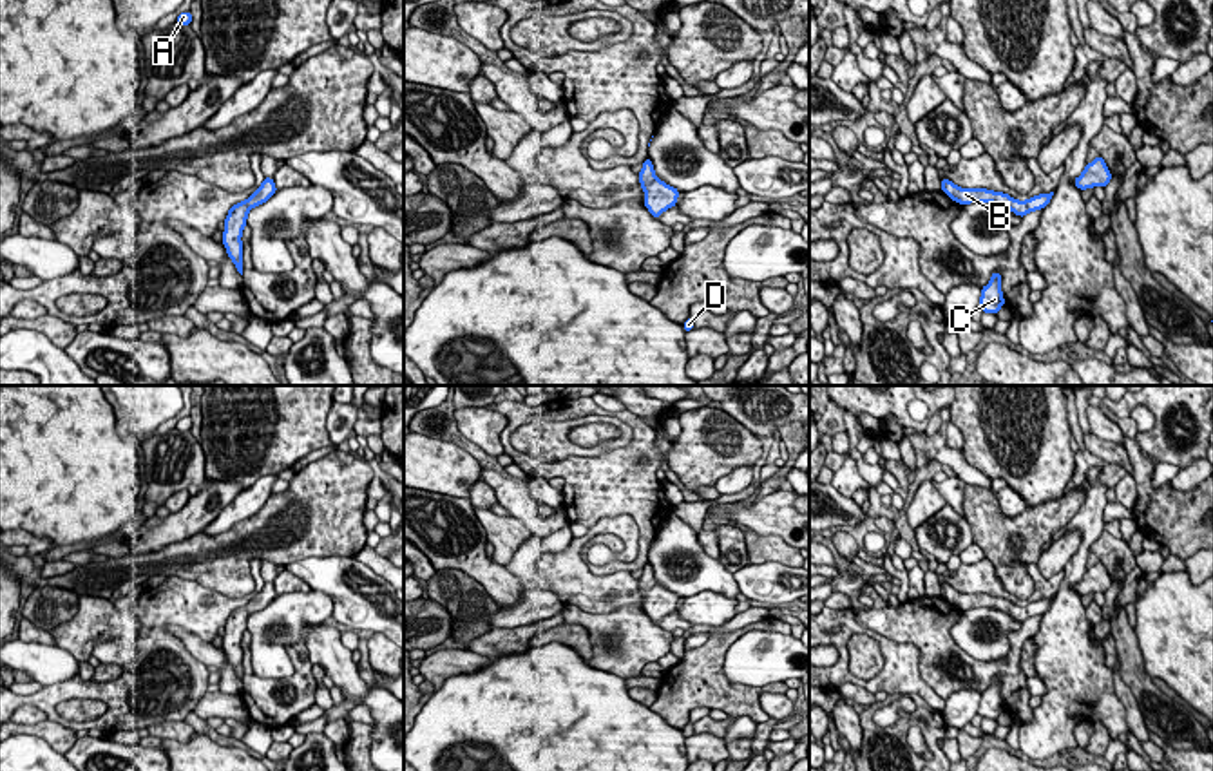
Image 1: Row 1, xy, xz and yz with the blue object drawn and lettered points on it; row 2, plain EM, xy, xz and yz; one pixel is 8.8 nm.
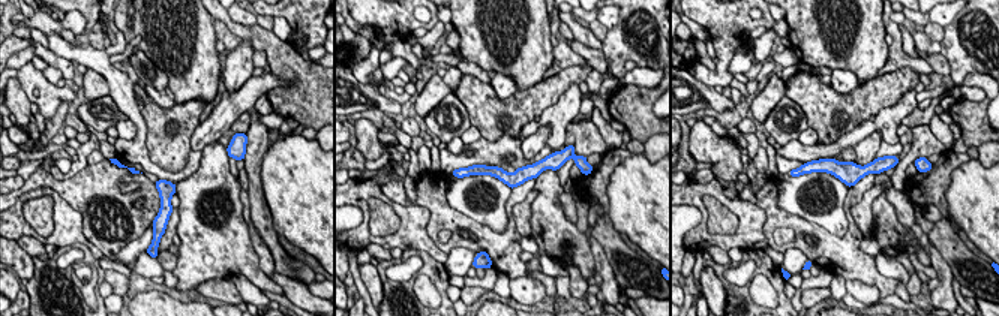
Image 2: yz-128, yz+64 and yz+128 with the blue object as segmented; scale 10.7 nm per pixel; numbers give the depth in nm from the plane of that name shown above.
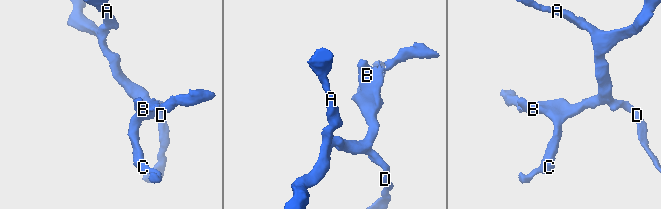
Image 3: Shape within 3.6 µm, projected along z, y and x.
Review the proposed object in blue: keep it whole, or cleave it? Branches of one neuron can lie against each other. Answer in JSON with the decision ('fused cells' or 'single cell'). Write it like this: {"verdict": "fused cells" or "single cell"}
{"verdict": "single cell"}

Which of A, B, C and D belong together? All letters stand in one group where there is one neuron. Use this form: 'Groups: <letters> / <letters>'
Groups: A B C D

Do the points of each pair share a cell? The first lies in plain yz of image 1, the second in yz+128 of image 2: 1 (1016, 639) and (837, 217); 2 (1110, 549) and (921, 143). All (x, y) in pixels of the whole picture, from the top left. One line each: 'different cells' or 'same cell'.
1: different cells
2: same cell

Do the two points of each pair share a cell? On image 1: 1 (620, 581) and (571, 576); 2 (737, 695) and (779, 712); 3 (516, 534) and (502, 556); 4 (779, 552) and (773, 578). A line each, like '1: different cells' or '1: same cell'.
1: same cell
2: different cells
3: same cell
4: different cells

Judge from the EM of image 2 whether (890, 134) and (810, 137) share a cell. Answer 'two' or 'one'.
two

